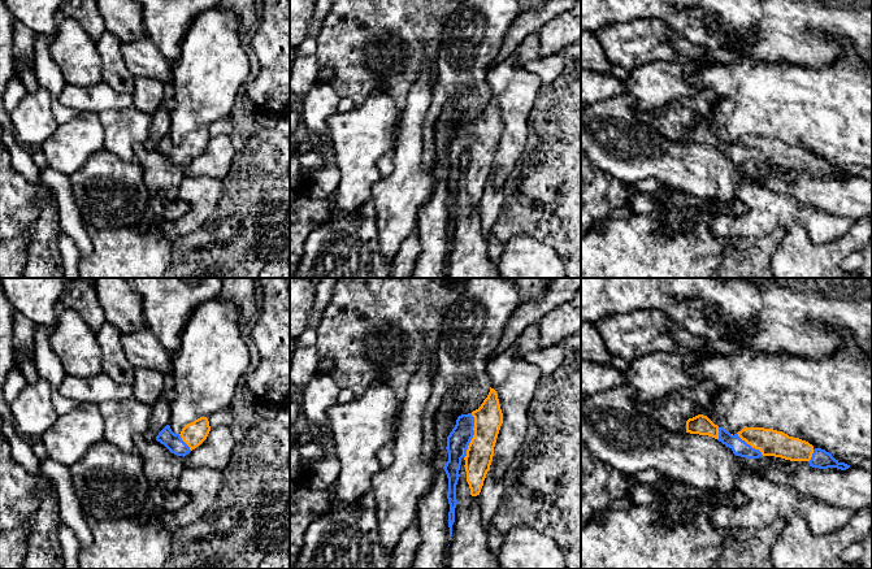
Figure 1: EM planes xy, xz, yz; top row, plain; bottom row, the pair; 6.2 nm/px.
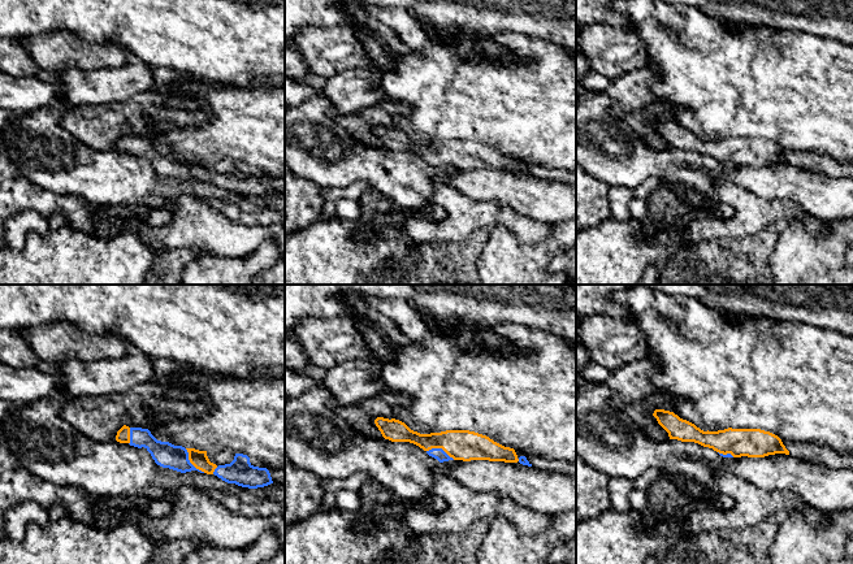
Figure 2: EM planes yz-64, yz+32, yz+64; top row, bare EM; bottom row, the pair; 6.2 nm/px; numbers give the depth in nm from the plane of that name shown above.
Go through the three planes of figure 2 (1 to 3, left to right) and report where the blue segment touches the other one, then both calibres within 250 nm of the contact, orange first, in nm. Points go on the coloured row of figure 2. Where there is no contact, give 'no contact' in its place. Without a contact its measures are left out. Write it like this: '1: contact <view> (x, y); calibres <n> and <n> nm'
1: contact yz-64 (191, 463); calibres 110 and 160 nm
2: contact yz+32 (441, 447); calibres 190 and 70 nm
3: contact yz+64 (726, 454); calibres 180 and 30 nm

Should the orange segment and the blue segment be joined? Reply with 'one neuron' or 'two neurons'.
one neuron

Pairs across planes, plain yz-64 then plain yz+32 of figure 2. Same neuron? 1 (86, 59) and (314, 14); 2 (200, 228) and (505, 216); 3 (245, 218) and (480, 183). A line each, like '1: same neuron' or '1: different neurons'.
1: different neurons
2: same neuron
3: same neuron

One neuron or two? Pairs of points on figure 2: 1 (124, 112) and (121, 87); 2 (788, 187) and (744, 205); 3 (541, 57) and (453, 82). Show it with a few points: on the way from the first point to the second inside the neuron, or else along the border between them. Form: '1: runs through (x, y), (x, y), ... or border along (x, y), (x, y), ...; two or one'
1: border along (131, 98), (111, 103), (105, 107); two
2: border along (735, 182), (762, 198), (784, 199), (791, 203); two
3: runs through (522, 79), (519, 82), (475, 82); one

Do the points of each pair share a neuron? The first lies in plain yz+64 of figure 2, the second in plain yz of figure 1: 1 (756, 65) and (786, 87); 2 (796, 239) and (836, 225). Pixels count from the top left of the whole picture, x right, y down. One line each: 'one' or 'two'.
1: one
2: two

